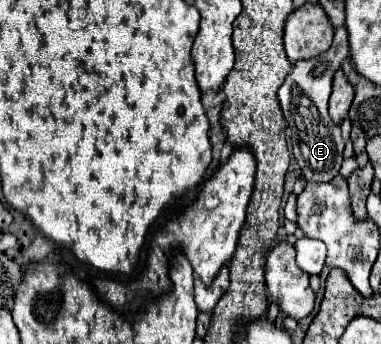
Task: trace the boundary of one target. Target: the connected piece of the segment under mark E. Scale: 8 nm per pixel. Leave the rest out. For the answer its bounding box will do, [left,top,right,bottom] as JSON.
[278,25,348,183]

